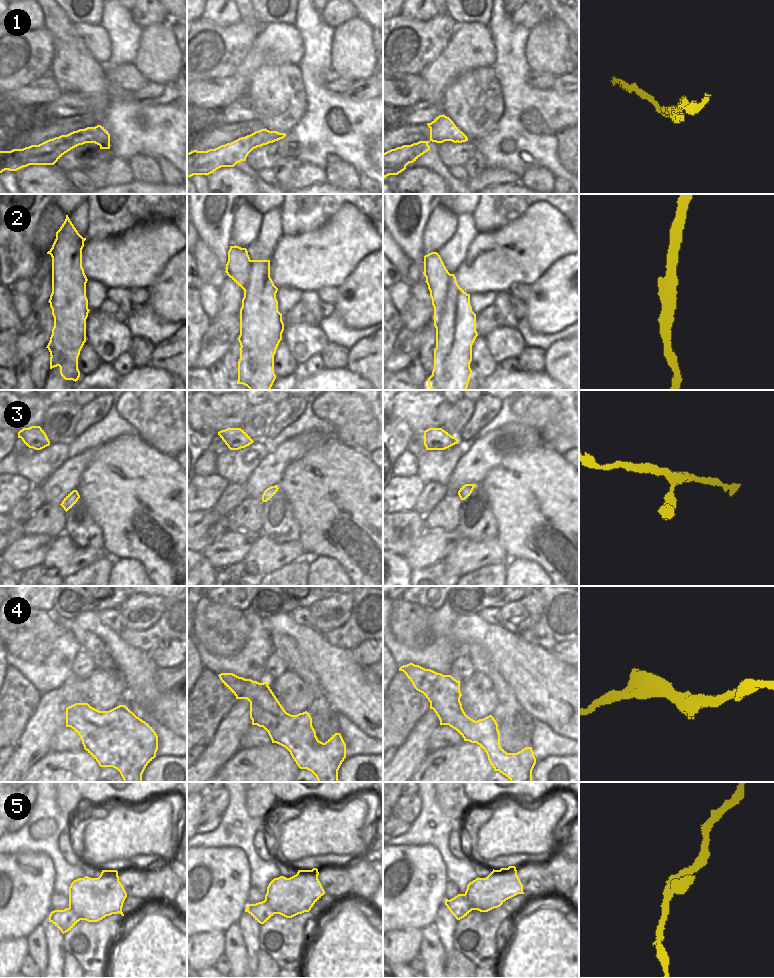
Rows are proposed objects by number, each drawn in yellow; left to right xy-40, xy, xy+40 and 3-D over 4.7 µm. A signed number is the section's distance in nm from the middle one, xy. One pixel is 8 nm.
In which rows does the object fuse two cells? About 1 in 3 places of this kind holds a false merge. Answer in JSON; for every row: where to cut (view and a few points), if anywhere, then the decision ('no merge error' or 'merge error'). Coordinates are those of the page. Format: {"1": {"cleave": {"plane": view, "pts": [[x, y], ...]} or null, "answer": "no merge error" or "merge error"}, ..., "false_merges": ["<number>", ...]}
{"1": {"cleave": {"plane": "xy", "pts": [[254, 133], [250, 134]]}, "answer": "merge error"}, "2": {"cleave": null, "answer": "no merge error"}, "3": {"cleave": null, "answer": "no merge error"}, "4": {"cleave": null, "answer": "no merge error"}, "5": {"cleave": {"plane": "xy", "pts": [[265, 899], [275, 913]]}, "answer": "merge error"}, "false_merges": ["1", "5"]}

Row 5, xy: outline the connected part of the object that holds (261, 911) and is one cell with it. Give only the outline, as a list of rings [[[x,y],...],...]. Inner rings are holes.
[[[266,900],[256,904],[249,904],[245,912],[248,912],[260,924],[264,924],[275,914],[275,911]]]

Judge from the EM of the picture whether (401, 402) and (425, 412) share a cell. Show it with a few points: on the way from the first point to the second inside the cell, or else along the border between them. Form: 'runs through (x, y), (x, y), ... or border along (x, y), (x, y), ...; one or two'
runs through (407, 406), (419, 410); one

